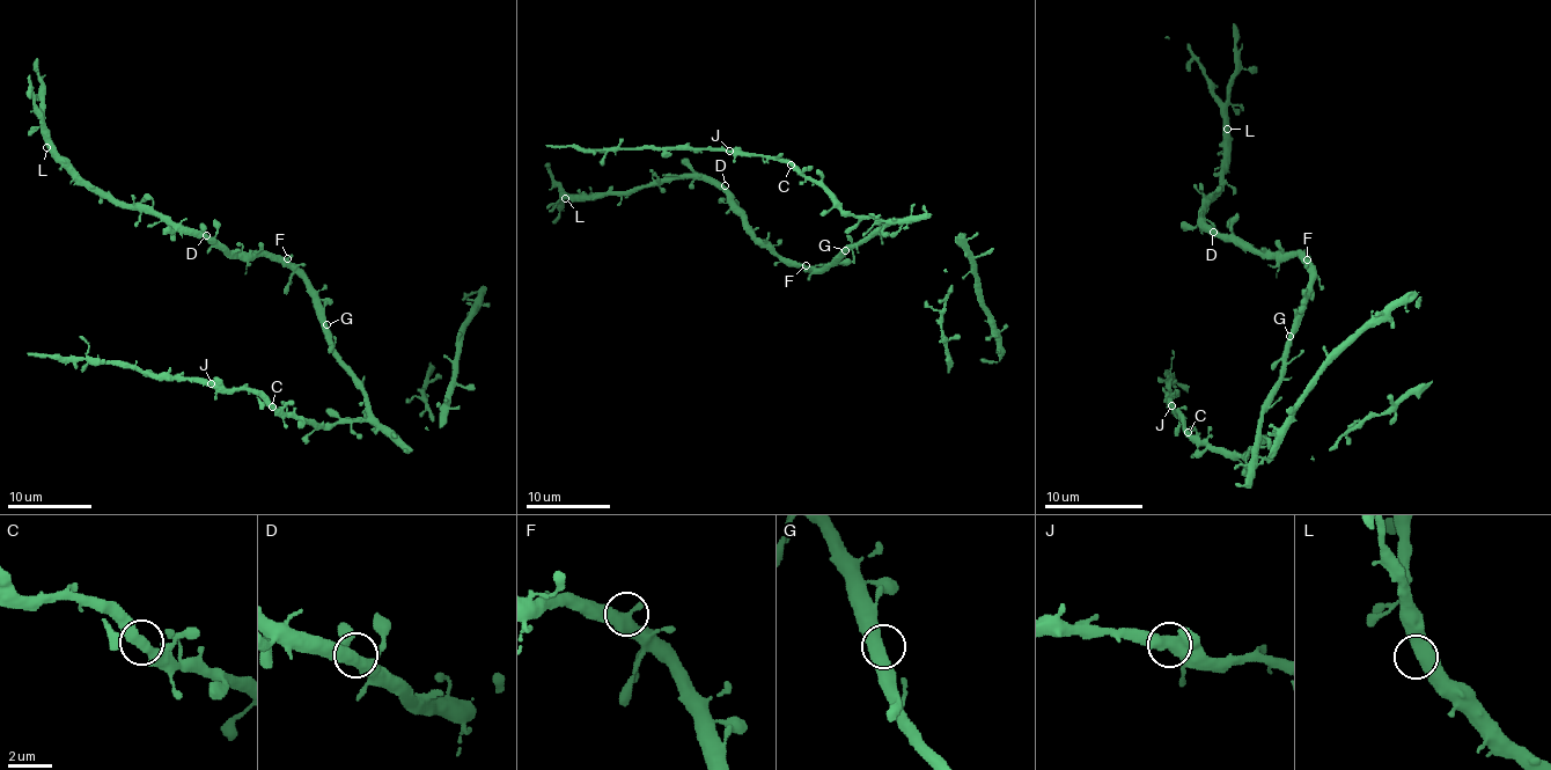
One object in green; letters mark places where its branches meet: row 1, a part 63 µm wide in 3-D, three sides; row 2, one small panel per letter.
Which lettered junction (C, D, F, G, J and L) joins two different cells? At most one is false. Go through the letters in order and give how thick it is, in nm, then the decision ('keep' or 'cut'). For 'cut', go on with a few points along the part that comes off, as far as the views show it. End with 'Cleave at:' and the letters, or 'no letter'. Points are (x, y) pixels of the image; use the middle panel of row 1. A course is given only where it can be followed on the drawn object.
C: 440 nm thick; keep
D: 480 nm thick; keep
F: 500 nm thick; keep
G: 480 nm thick; keep
J: 480 nm thick; keep
L: 500 nm thick; keep
Cleave at: no letter

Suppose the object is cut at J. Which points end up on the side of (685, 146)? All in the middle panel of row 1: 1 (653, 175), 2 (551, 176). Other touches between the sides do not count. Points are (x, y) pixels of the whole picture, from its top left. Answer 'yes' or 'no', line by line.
1: no
2: no

